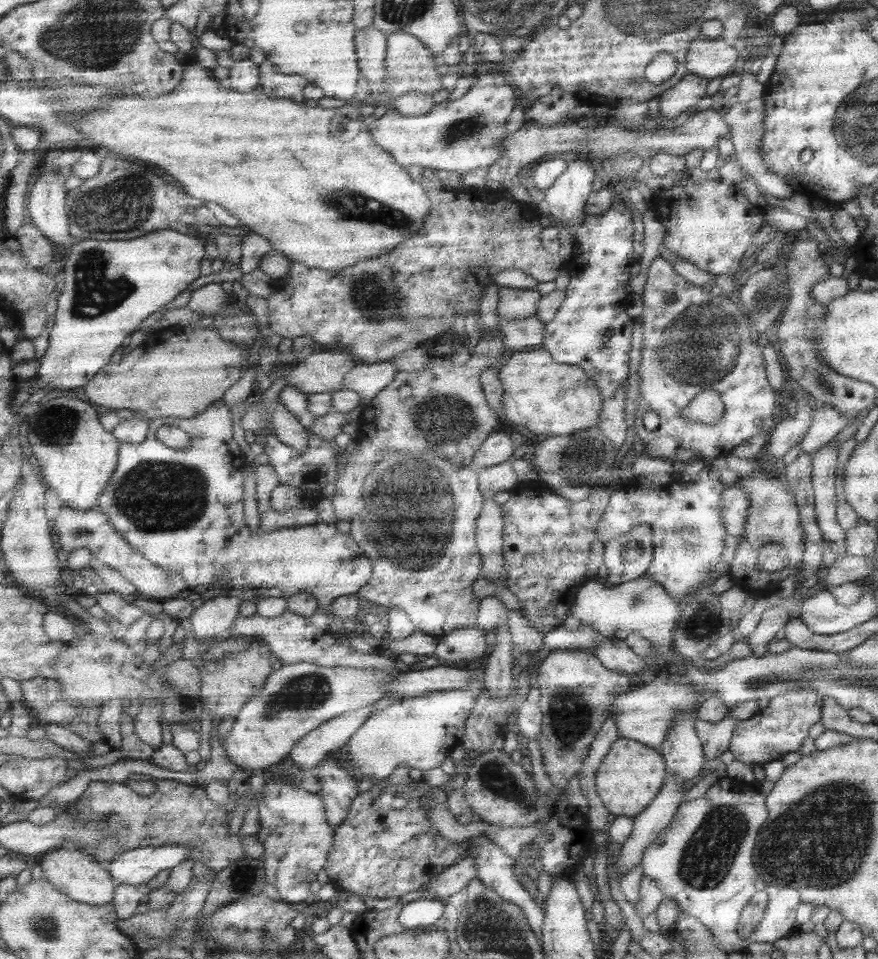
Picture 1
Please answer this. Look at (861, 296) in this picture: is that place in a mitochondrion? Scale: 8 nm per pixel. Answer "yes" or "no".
no

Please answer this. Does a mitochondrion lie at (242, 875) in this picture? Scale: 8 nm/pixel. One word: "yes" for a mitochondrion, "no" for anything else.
yes

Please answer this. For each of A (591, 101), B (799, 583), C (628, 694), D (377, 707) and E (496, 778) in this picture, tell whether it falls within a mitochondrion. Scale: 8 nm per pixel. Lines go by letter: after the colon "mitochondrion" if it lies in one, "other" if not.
A: other
B: other
C: other
D: other
E: mitochondrion

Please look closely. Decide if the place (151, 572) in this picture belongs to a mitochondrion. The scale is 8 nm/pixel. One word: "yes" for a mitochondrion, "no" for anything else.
no

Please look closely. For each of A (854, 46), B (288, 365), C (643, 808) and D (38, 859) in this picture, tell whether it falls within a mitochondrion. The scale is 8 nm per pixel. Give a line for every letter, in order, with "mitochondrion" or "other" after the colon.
A: other
B: other
C: other
D: other

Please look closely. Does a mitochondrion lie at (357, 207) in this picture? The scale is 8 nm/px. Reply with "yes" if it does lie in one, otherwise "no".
yes

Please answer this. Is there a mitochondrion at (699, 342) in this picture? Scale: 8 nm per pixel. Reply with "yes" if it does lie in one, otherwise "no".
yes

